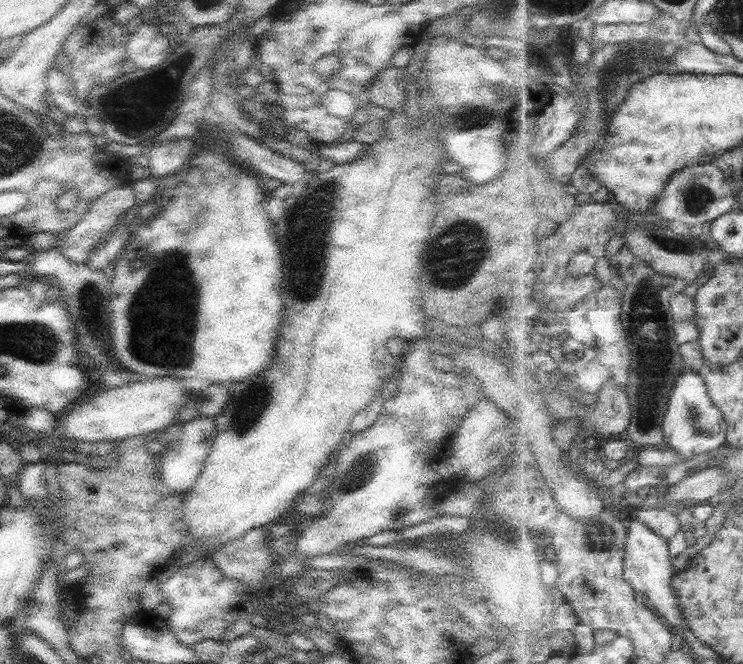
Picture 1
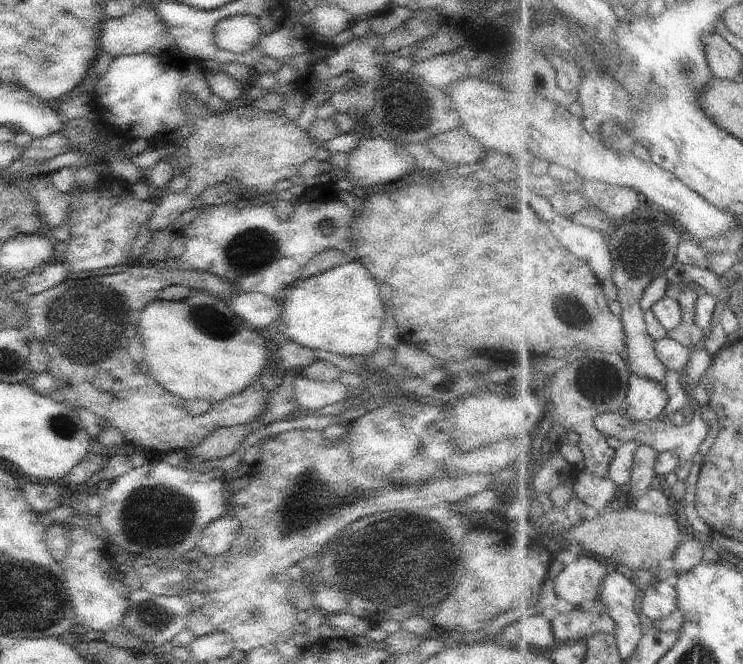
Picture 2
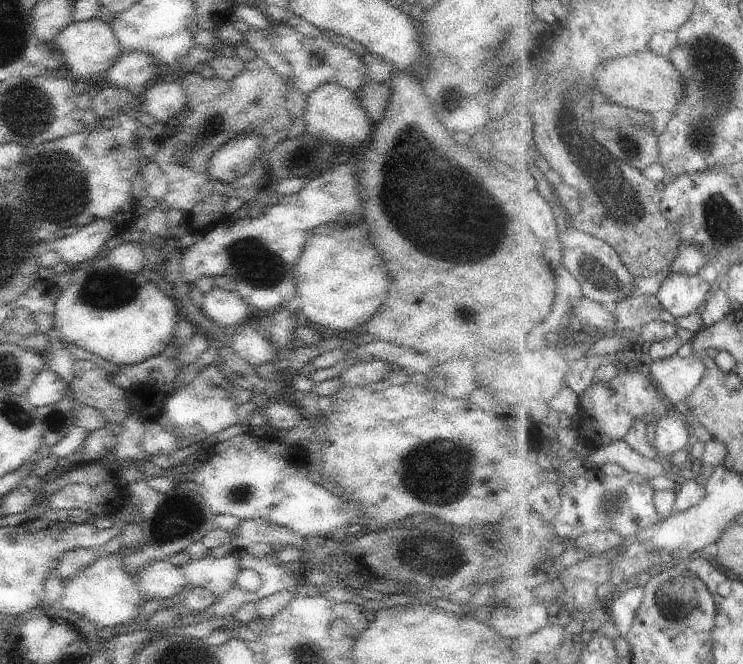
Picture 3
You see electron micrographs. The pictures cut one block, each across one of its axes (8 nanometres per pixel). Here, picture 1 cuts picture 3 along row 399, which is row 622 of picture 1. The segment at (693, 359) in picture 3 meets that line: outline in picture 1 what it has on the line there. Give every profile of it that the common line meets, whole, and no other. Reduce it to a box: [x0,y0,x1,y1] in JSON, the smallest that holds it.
[625,520,686,636]

